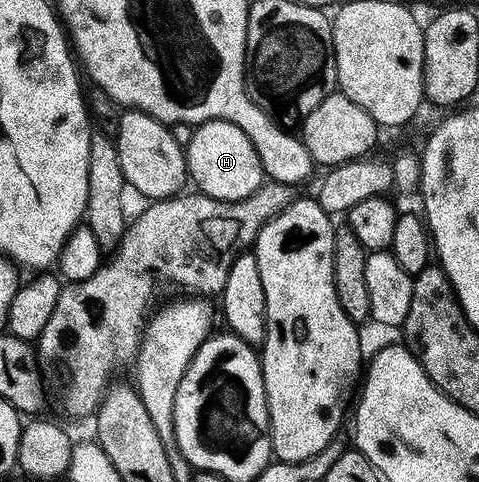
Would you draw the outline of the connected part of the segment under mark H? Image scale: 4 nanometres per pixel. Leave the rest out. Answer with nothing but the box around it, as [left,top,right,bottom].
[185,120,265,201]

